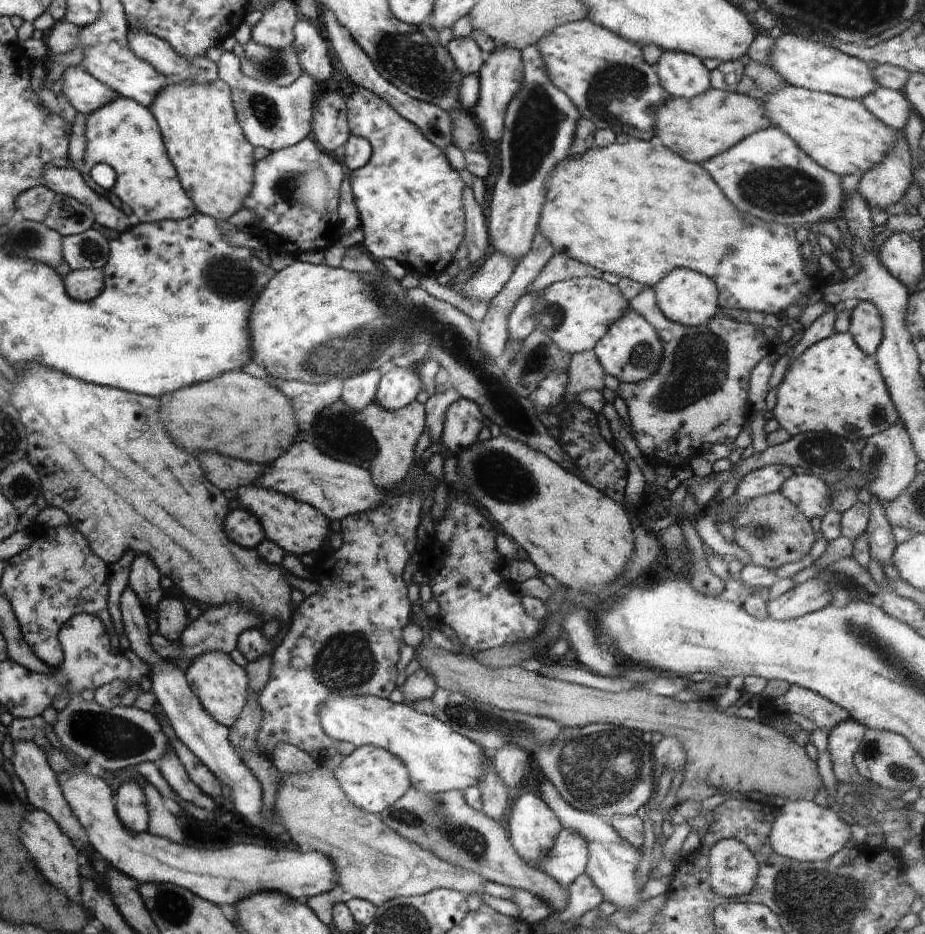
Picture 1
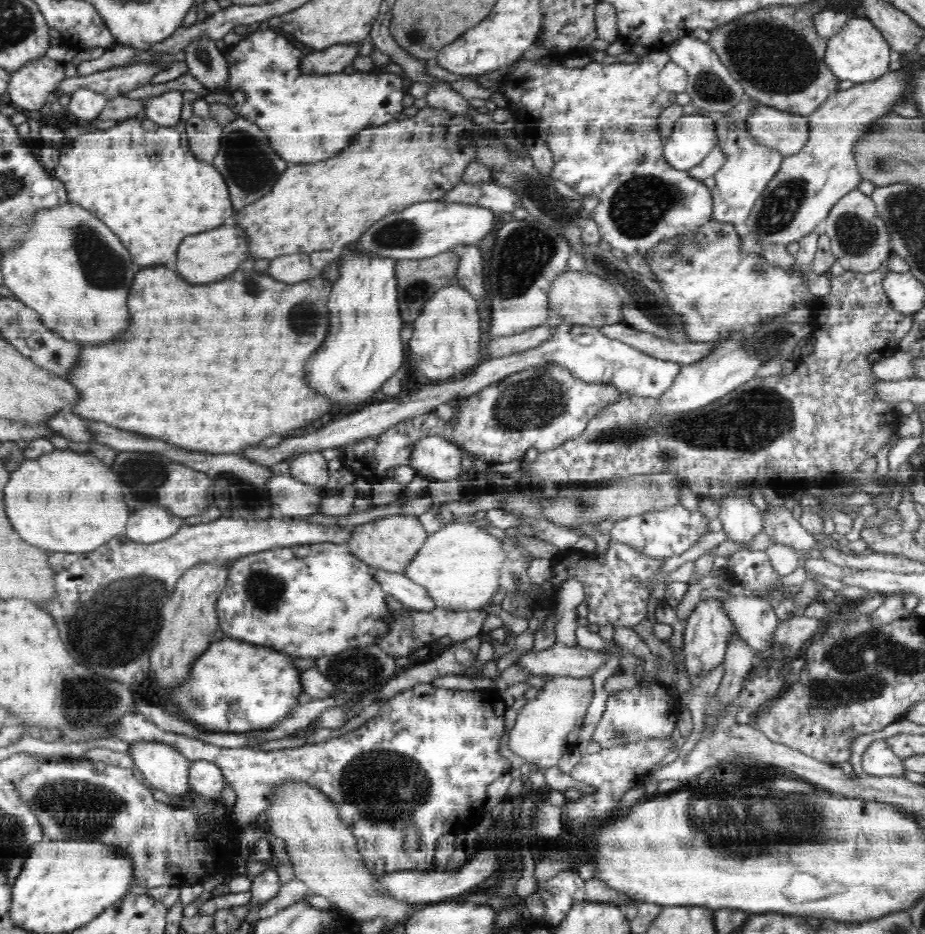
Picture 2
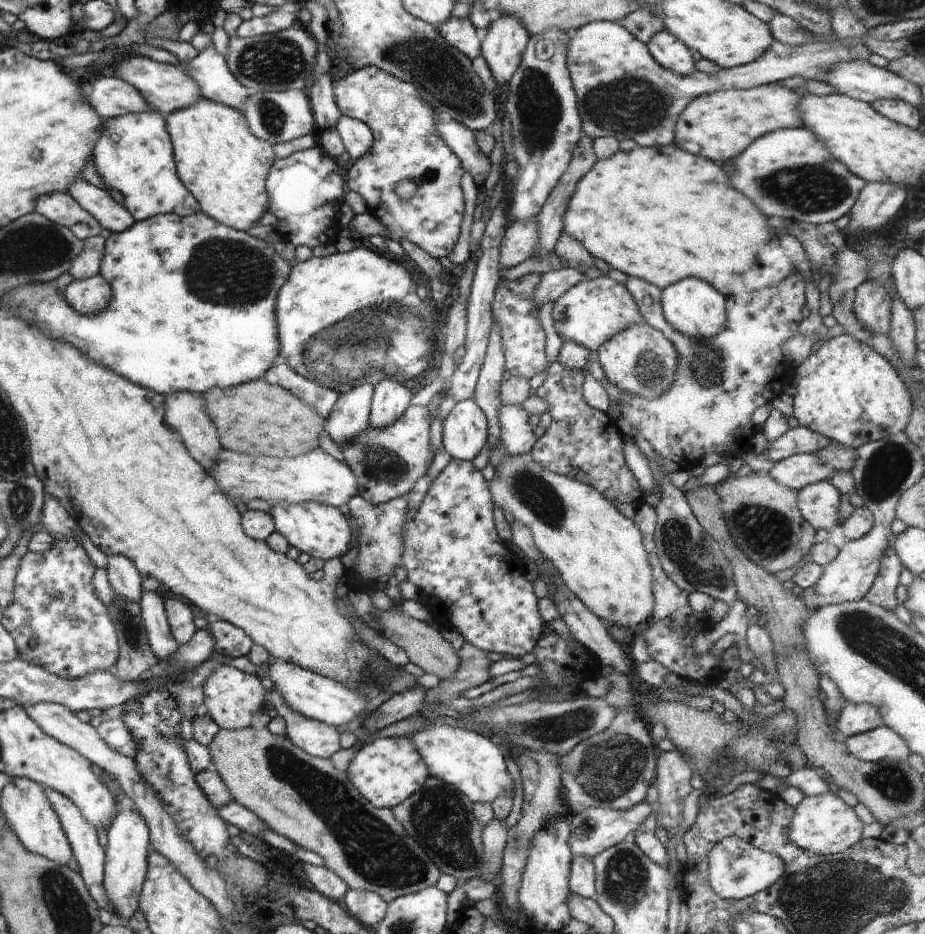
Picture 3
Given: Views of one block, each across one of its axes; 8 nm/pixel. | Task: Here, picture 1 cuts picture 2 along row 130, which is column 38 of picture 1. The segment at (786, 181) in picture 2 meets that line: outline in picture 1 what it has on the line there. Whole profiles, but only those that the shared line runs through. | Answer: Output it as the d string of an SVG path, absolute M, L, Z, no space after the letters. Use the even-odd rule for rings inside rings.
M31 808L23 820L23 843L36 866L53 885L66 891L72 901L81 901L80 874L78 874L78 849L70 844L68 835L62 834L61 826L45 810Z

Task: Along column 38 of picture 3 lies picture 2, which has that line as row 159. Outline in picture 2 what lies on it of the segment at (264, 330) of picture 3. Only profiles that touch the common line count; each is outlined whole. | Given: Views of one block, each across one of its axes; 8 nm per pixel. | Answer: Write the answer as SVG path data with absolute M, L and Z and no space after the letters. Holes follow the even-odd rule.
M258 28L236 43L230 54L226 54L230 86L234 90L242 88L248 96L242 110L238 111L239 116L263 130L267 140L270 138L270 147L282 157L282 160L296 165L332 158L339 151L350 146L350 142L354 142L356 132L372 124L380 126L402 117L406 82L399 75L387 73L384 69L381 71L374 69L370 72L348 70L328 76L312 76L302 71L300 67L304 58L298 48L272 28L265 30Z

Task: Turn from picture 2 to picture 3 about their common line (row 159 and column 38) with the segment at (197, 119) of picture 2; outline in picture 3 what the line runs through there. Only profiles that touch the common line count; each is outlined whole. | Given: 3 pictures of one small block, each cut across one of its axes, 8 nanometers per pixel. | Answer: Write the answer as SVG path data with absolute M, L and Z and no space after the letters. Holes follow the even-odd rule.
M53 192L40 196L36 200L34 211L44 215L44 218L51 219L52 222L68 227L75 233L76 238L82 240L100 236L103 229L100 222L68 193Z

